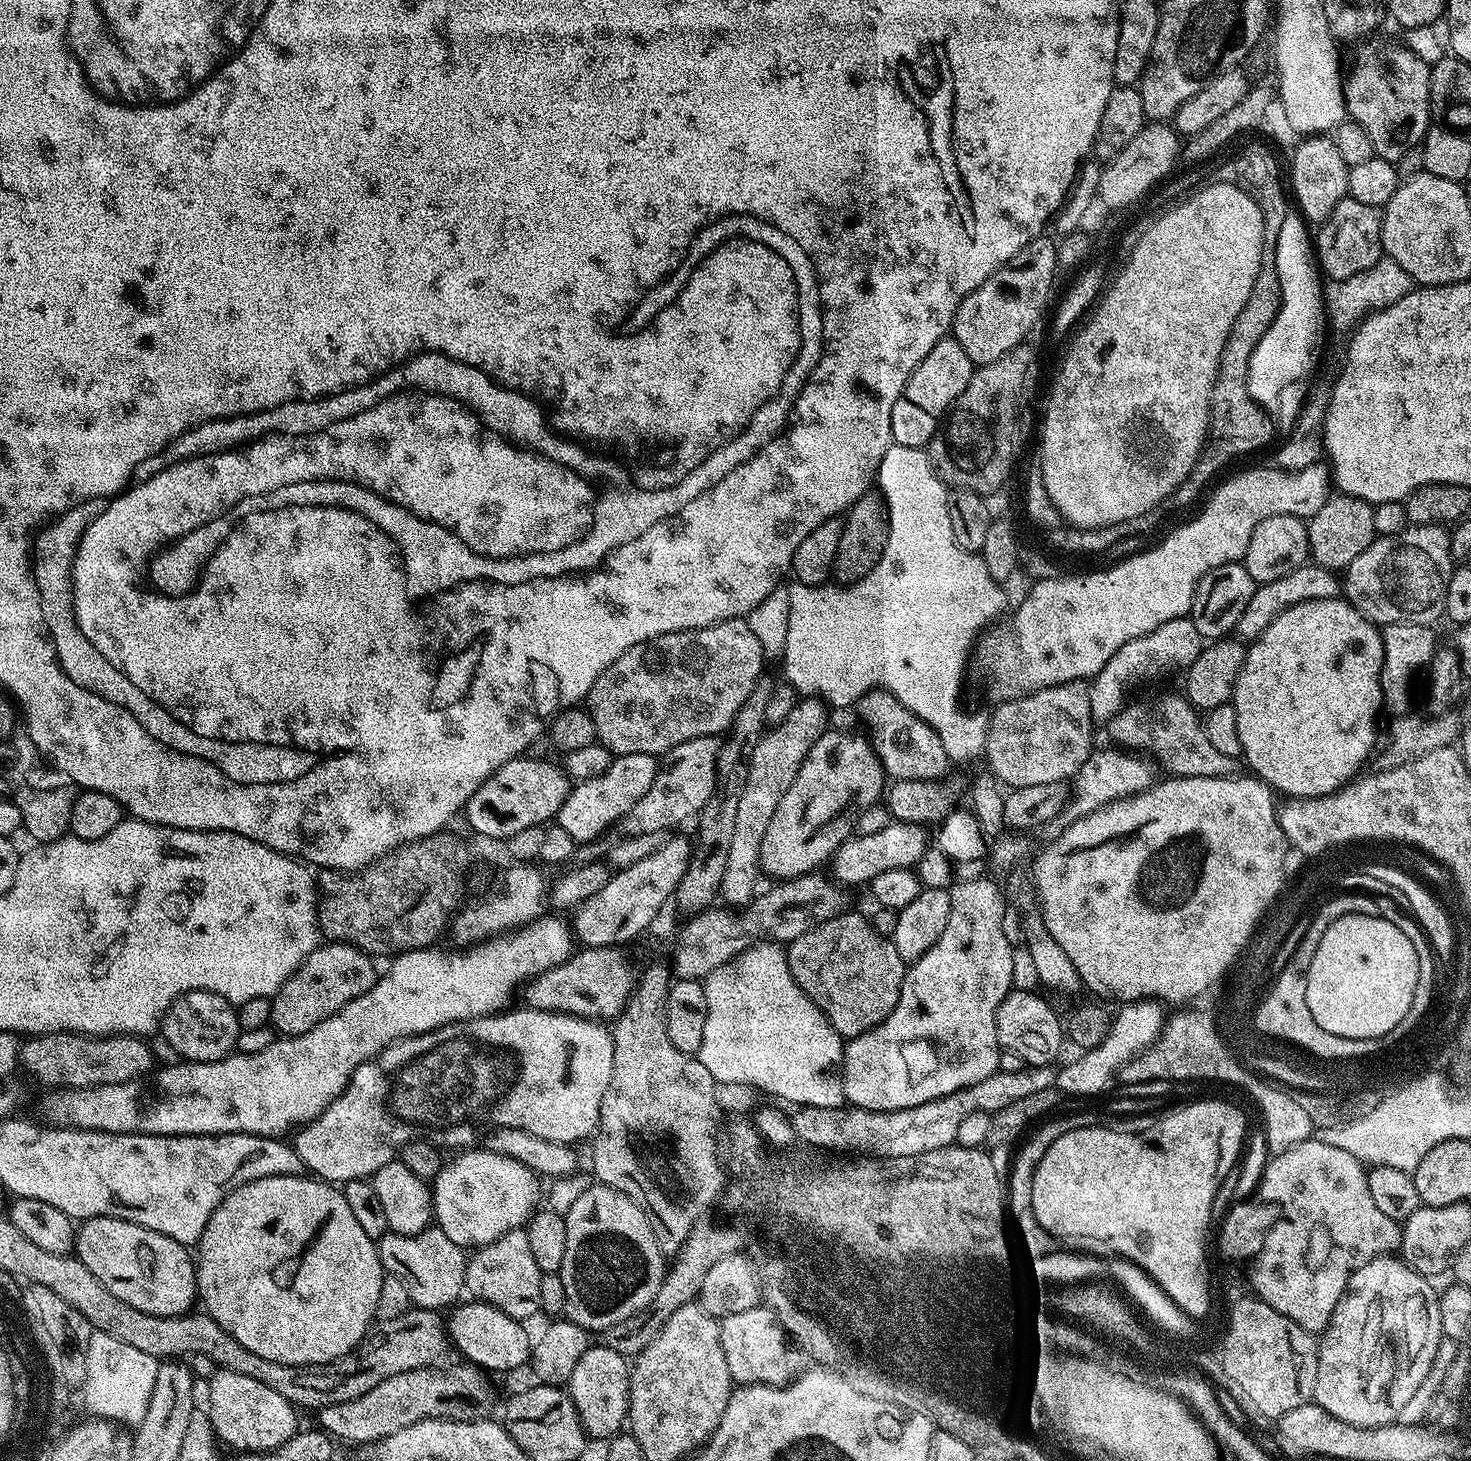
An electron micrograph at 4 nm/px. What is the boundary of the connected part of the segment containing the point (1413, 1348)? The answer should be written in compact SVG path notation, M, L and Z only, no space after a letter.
M1392 1254L1376 1256L1370 1262L1366 1262L1366 1266L1352 1272L1348 1288L1342 1294L1342 1298L1330 1318L1328 1327L1324 1329L1318 1340L1320 1349L1318 1354L1318 1378L1314 1382L1312 1400L1318 1406L1322 1406L1322 1410L1330 1410L1330 1414L1334 1414L1334 1418L1342 1418L1342 1422L1350 1422L1359 1428L1382 1427L1383 1424L1393 1423L1399 1417L1402 1406L1406 1406L1406 1402L1410 1402L1410 1398L1414 1398L1414 1390L1418 1390L1418 1386L1422 1386L1422 1378L1426 1378L1426 1374L1430 1374L1430 1366L1434 1366L1434 1358L1438 1354L1440 1341L1445 1339L1442 1330L1442 1318L1440 1317L1438 1292L1437 1289L1432 1289L1432 1284L1433 1281L1429 1277L1422 1275L1420 1272L1415 1272L1409 1264L1404 1263L1403 1259Z

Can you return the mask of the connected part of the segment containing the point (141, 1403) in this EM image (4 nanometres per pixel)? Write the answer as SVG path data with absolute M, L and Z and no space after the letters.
M93 1331L90 1338L91 1356L89 1356L88 1372L88 1404L96 1408L96 1418L110 1420L121 1426L137 1426L146 1416L150 1404L150 1394L154 1390L154 1378L158 1378L160 1364L150 1354L142 1354L142 1350L128 1346L105 1332Z

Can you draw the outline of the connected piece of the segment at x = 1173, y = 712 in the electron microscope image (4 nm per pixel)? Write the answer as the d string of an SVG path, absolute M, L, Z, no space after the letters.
M1177 694L1177 696L1160 696L1157 700L1152 700L1149 704L1132 704L1129 703L1127 706L1122 707L1120 712L1117 713L1111 721L1106 724L1106 730L1109 734L1113 736L1115 743L1119 747L1125 750L1131 750L1135 753L1147 754L1161 769L1165 768L1166 773L1171 774L1172 776L1197 776L1198 778L1214 778L1215 776L1230 776L1237 771L1236 763L1238 763L1237 757L1227 756L1226 754L1221 754L1215 746L1210 743L1210 738L1206 738L1206 730L1204 729L1204 721L1202 719L1201 713L1197 709L1193 708L1191 702L1188 701L1187 696L1183 694Z

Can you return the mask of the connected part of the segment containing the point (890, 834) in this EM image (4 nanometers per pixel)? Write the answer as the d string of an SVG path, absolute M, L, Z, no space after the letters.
M890 822L875 834L865 836L856 834L844 841L830 861L831 875L841 885L864 884L871 885L878 874L895 868L912 868L922 858L924 851L930 846L930 840L924 837L925 829L918 824L902 824Z

